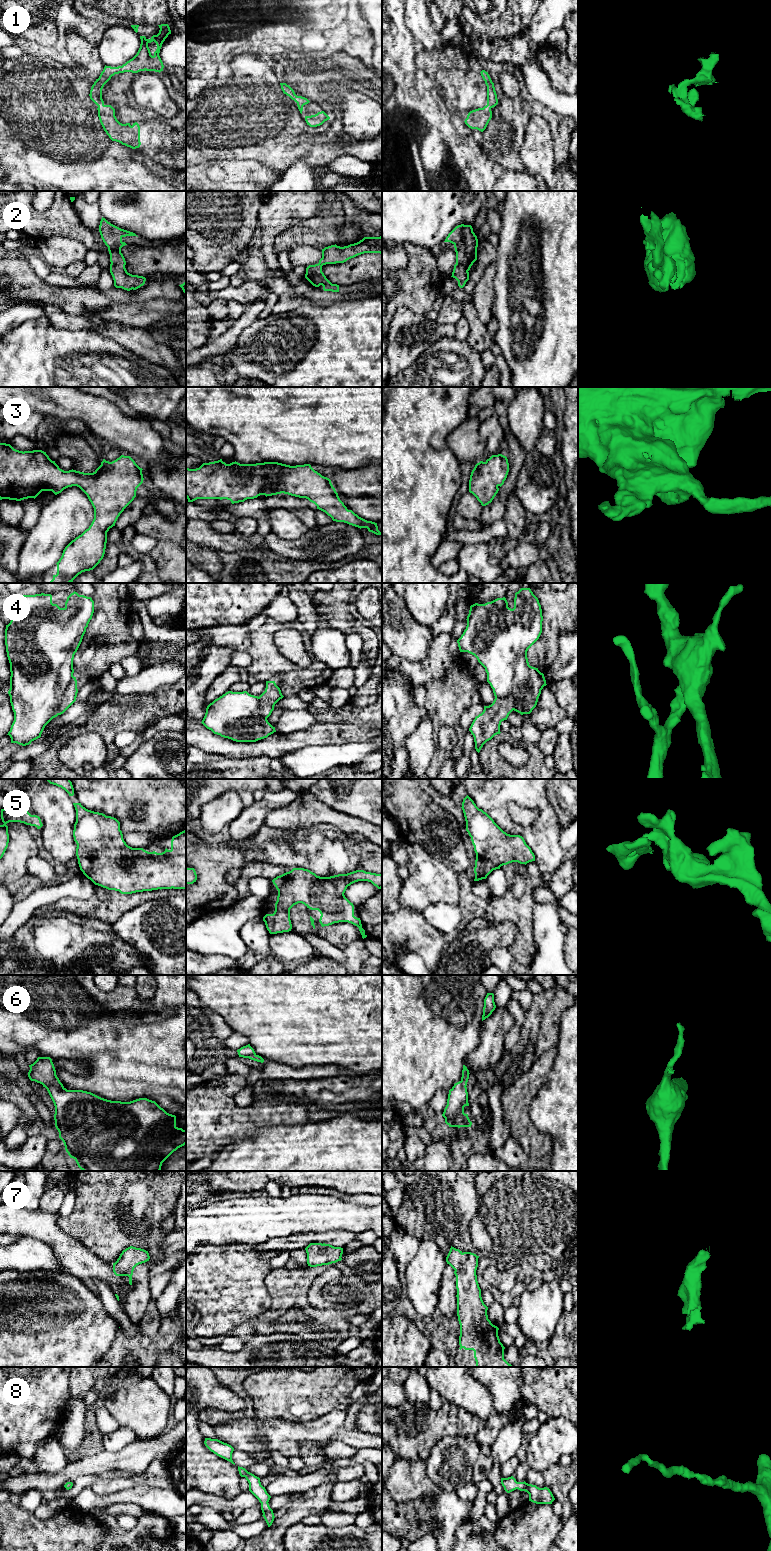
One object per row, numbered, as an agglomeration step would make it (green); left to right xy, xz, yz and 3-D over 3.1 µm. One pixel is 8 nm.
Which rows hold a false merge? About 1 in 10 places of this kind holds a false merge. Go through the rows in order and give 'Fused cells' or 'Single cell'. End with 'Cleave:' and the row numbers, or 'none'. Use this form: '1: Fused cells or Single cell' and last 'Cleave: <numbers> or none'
1: Single cell
2: Single cell
3: Single cell
4: Fused cells
5: Single cell
6: Single cell
7: Single cell
8: Single cell
Cleave: 4

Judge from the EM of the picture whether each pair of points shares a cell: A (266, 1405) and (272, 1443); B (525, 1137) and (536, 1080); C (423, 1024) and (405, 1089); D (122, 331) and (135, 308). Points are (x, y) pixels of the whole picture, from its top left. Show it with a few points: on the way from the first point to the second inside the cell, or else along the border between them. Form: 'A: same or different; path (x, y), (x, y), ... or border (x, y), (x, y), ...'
A: different; border (256, 1416), (259, 1418), (279, 1417), (291, 1421)
B: same; path (522, 1123), (522, 1094)
C: same; path (407, 1040), (405, 1042), (405, 1073)
D: different; border (103, 320), (114, 320), (144, 329)

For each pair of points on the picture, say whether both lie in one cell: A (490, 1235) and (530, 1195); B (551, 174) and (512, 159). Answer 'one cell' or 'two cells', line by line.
A: one cell
B: two cells

